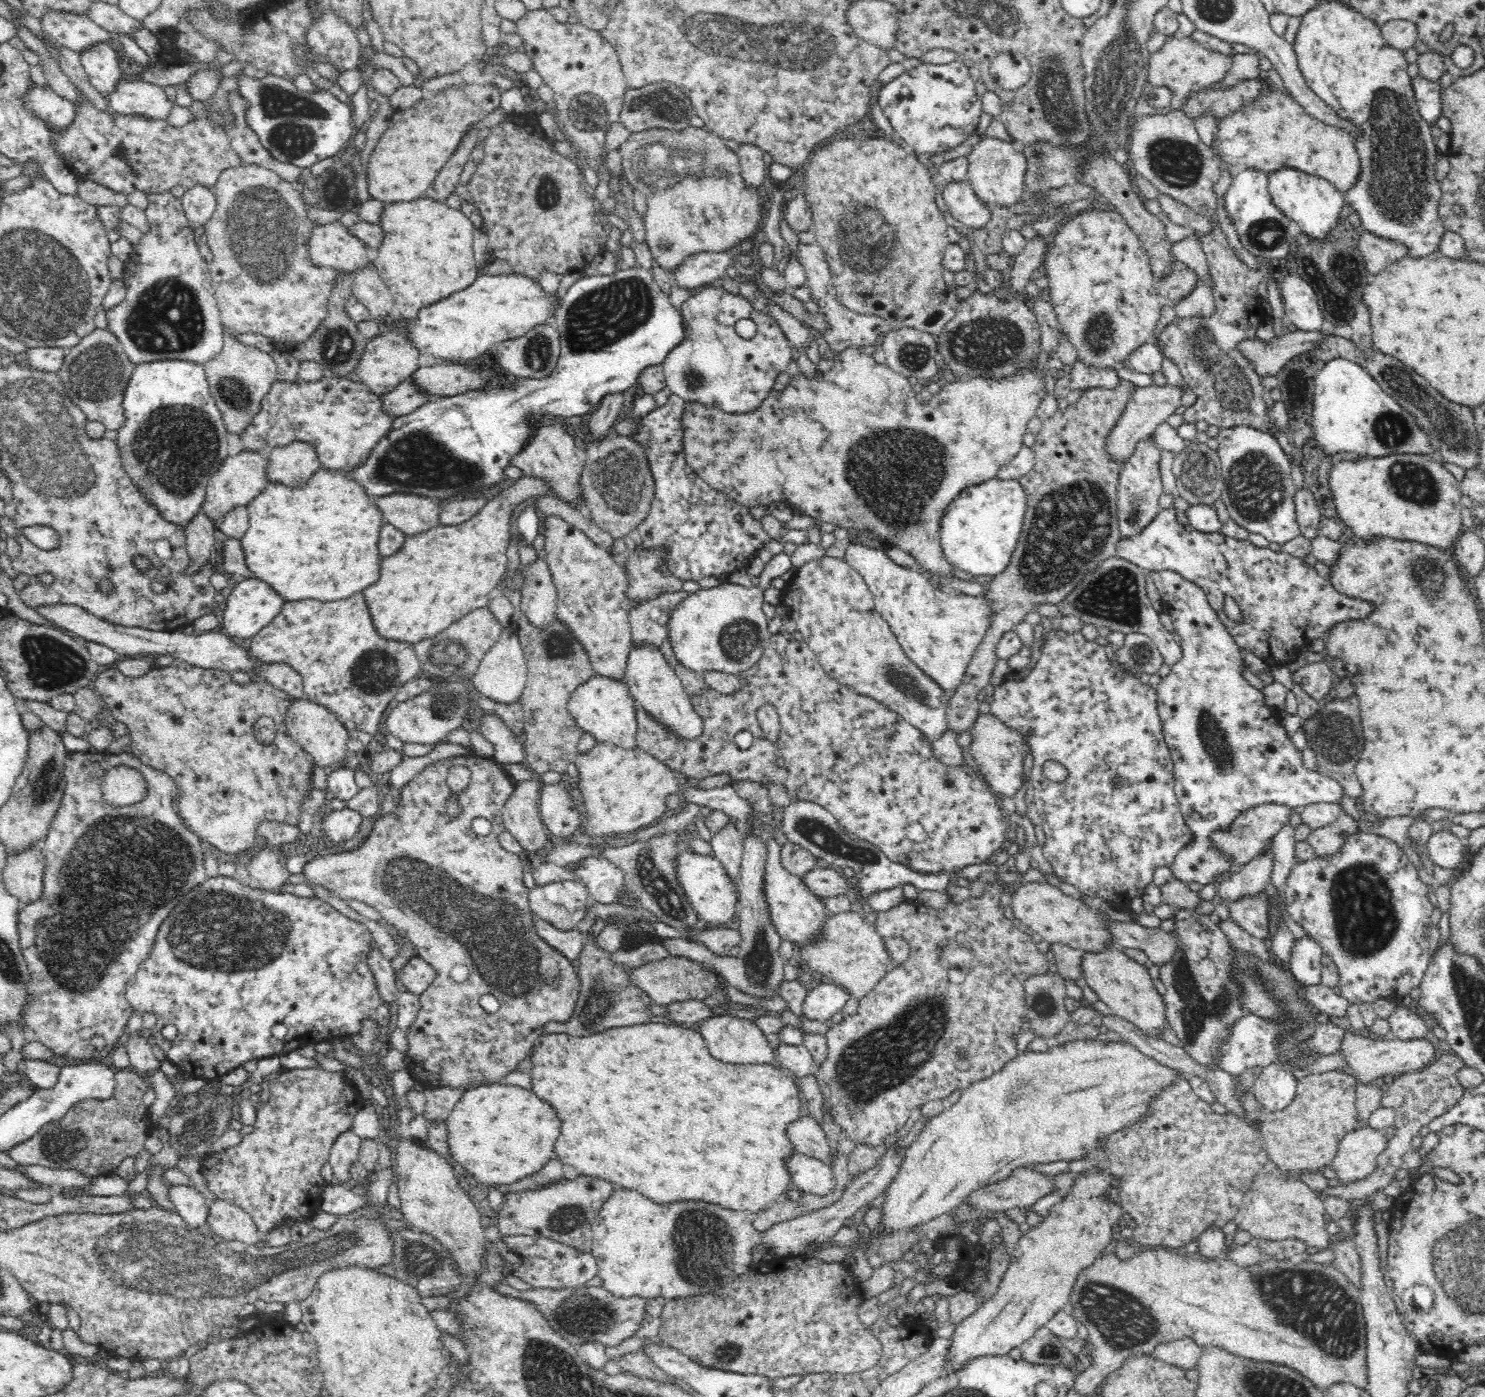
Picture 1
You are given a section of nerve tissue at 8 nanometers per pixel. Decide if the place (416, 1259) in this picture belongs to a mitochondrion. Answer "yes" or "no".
yes

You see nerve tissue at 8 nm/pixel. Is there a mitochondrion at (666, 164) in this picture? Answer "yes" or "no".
yes

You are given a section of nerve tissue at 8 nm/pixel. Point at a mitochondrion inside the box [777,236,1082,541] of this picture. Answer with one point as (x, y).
(896, 473)

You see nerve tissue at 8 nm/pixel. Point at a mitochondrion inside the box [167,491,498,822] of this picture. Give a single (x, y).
(376, 671)

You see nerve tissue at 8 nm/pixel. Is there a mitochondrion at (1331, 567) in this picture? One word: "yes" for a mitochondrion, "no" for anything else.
no

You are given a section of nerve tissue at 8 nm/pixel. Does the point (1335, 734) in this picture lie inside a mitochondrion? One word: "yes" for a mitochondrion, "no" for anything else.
yes

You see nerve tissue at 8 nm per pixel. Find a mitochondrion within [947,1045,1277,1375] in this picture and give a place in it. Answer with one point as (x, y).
(1124, 1322)

